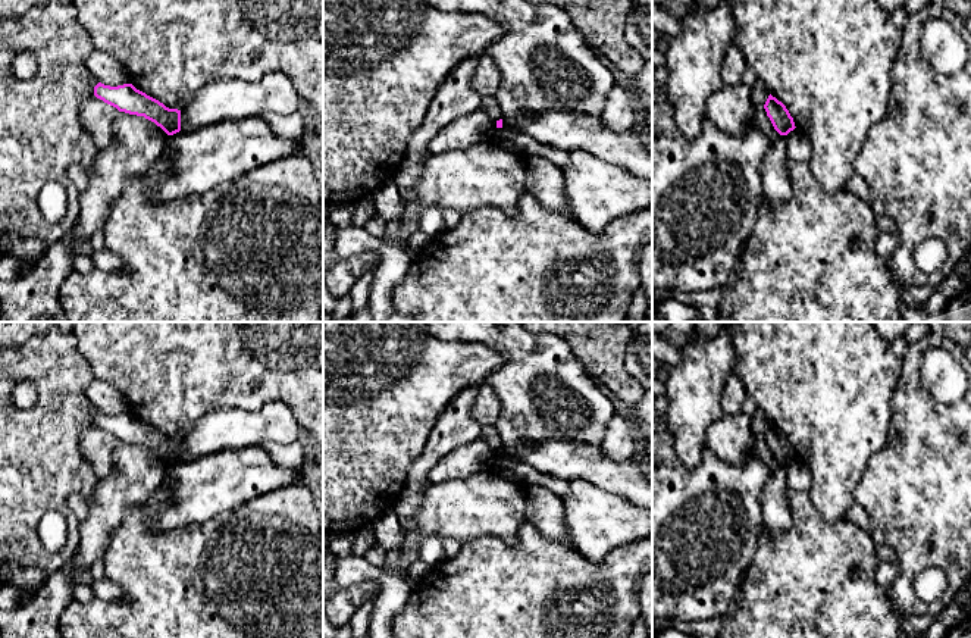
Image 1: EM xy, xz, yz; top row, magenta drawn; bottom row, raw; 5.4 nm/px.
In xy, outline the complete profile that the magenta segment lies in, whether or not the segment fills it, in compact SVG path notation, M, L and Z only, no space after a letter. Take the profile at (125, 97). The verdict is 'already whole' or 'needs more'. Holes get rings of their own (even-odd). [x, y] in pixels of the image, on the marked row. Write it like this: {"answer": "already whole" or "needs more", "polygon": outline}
{"answer": "already whole", "polygon": "M98 82L94 87L94 96L119 112L144 116L160 126L167 135L181 131L181 110L166 107L159 100L137 90L132 84L110 87Z"}

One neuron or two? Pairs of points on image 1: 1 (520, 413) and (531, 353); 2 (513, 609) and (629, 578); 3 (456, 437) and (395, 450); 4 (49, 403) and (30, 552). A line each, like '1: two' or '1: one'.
1: one
2: one
3: two
4: one

